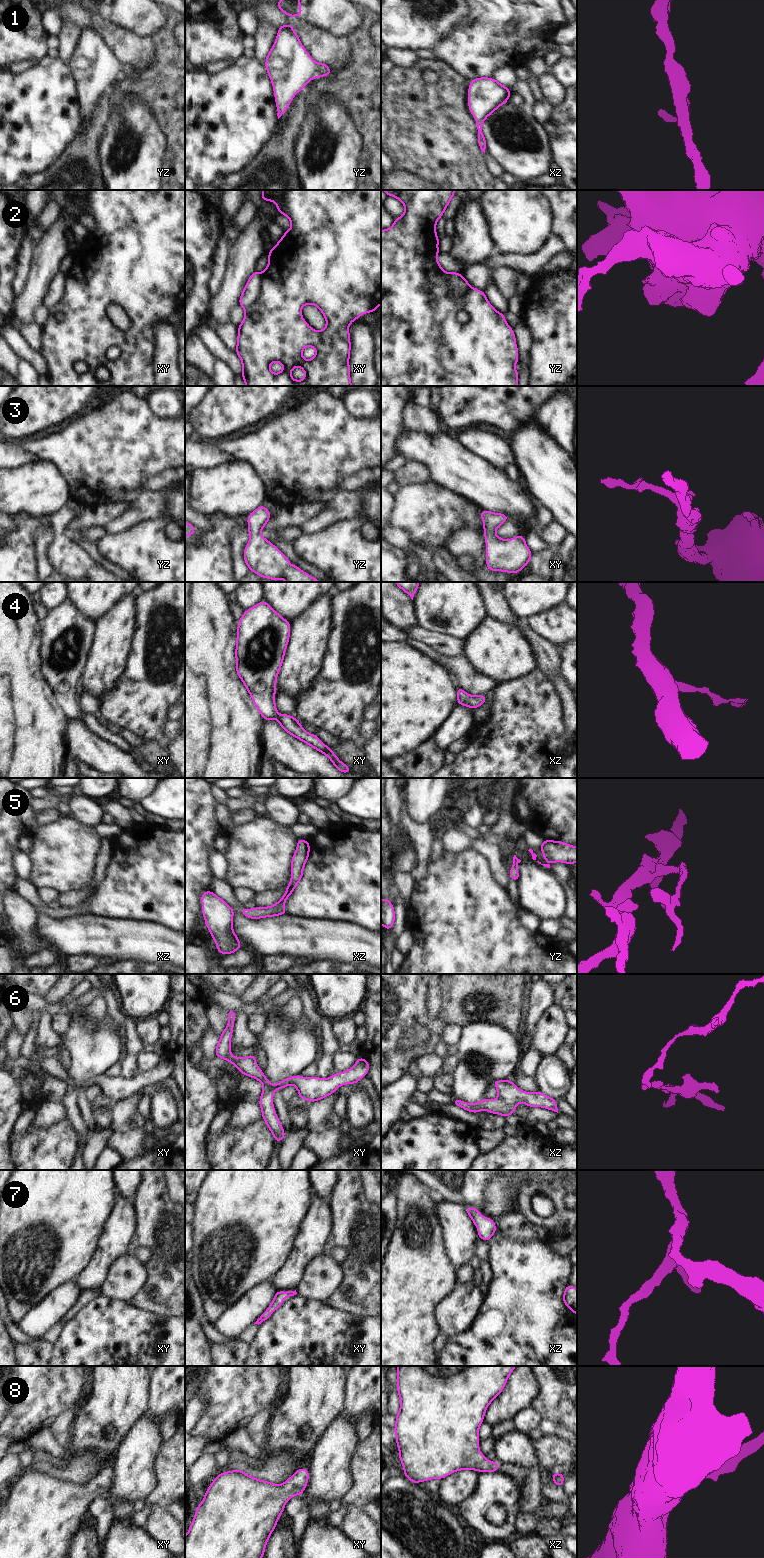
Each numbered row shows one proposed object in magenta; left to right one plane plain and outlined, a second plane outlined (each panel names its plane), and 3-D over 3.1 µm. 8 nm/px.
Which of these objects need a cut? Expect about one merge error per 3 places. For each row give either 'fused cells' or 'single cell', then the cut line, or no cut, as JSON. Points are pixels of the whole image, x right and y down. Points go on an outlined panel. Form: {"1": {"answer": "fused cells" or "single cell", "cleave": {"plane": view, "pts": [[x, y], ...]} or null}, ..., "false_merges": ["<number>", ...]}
{"1": {"answer": "single cell", "cleave": null}, "2": {"answer": "fused cells", "cleave": {"plane": "yz", "pts": [[447, 273], [447, 286], [454, 295], [462, 295], [470, 287]]}}, "3": {"answer": "single cell", "cleave": null}, "4": {"answer": "single cell", "cleave": null}, "5": {"answer": "single cell", "cleave": null}, "6": {"answer": "single cell", "cleave": null}, "7": {"answer": "single cell", "cleave": null}, "8": {"answer": "single cell", "cleave": null}, "false_merges": ["2"]}

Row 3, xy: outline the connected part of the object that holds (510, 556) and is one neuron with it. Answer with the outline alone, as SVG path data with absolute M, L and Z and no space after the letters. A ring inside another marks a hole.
M482 510L480 516L484 522L486 568L494 572L520 572L532 557L532 553L525 543L525 537L519 535L504 540L495 534L496 529L509 519L505 514Z

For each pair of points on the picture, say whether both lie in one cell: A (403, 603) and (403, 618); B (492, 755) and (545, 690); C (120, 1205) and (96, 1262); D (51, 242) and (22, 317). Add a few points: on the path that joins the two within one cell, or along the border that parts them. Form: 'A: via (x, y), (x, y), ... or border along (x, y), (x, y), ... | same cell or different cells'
A: via (403, 607), (403, 614) | same cell
B: via (508, 739), (526, 721), (526, 712), (529, 706) | same cell
C: via (120, 1219), (117, 1234), (109, 1248) | same cell
D: via (45, 261), (30, 298) | same cell

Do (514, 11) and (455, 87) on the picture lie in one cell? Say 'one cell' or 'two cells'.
two cells

